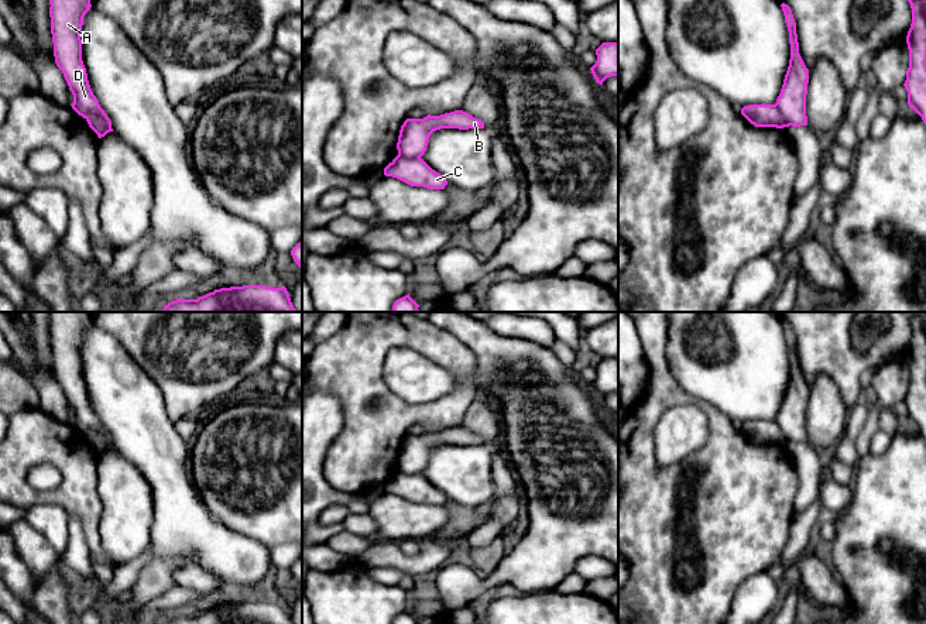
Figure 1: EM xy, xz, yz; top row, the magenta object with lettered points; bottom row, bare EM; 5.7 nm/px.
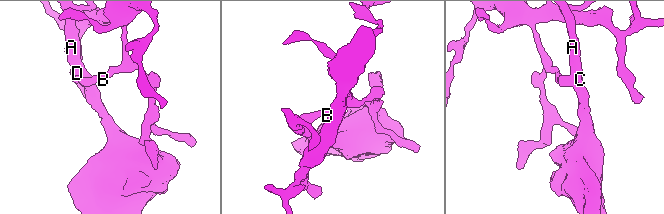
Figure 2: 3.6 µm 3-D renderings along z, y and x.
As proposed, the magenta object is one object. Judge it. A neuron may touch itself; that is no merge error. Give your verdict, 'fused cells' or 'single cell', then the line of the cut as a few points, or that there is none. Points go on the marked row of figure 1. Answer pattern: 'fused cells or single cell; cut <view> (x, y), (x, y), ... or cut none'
fused cells; cut yz (775, 103), (785, 126)

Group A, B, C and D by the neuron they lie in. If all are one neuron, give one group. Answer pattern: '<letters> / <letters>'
A C D / B

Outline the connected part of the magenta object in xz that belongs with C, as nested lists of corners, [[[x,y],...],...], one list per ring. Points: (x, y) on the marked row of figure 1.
[[[397,155],[385,168],[385,176],[397,178],[411,186],[428,189],[445,189],[447,181],[432,169],[422,158],[405,158]]]

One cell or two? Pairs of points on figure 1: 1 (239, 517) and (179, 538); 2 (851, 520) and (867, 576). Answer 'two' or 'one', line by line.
1: two
2: one

